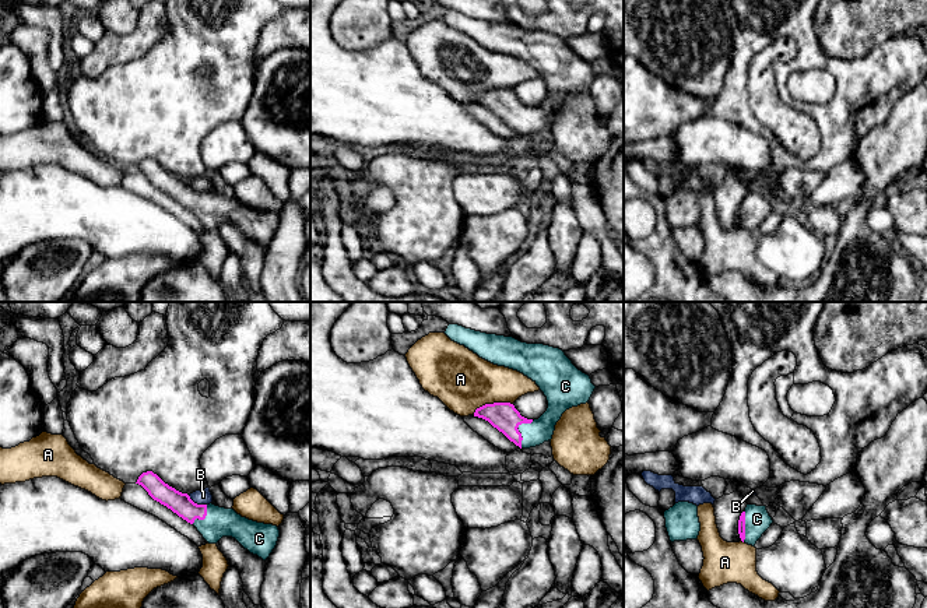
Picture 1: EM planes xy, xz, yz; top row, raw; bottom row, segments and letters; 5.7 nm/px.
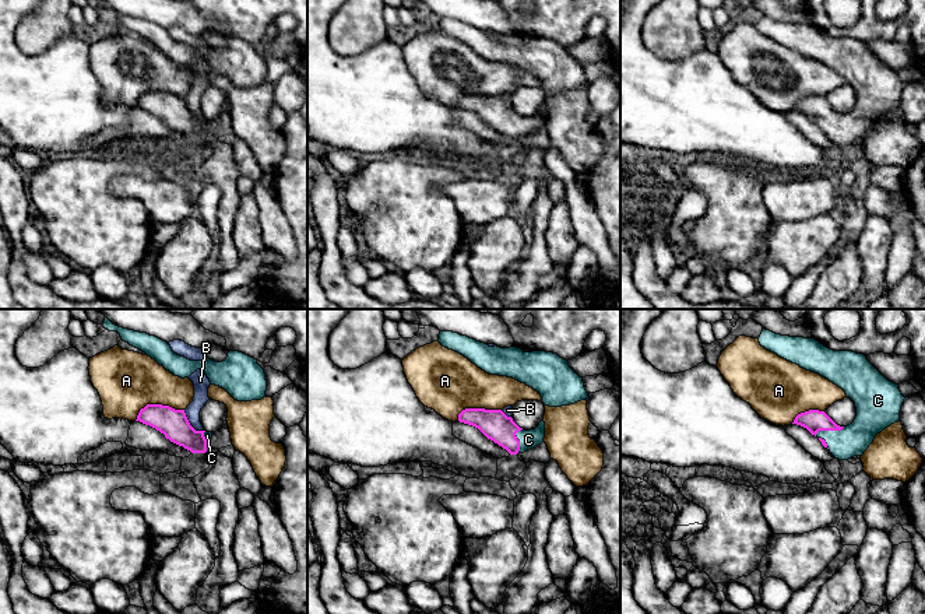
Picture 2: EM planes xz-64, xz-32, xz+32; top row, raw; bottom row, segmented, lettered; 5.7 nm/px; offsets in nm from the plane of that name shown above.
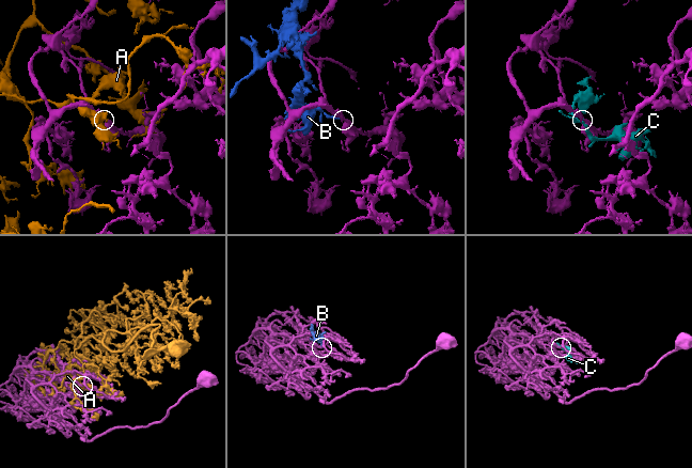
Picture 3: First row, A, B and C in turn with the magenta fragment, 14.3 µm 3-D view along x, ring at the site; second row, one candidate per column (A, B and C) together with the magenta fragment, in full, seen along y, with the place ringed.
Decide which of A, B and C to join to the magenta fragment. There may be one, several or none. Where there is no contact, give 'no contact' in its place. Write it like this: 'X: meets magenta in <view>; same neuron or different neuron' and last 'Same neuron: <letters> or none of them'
A: meets magenta in xz; different neuron
B: meets magenta in xy; different neuron
C: meets magenta in xz; same neuron
Same neuron: C

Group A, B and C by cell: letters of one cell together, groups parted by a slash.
A / B / C

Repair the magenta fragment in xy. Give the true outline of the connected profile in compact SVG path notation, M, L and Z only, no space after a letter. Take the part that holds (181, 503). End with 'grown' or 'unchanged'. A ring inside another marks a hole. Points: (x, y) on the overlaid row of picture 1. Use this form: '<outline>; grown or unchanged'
M152 471L143 472L136 484L141 485L154 500L193 524L208 544L217 544L222 537L232 537L263 560L277 545L280 537L277 526L249 520L233 509L213 503L197 505L187 493L169 486Z; grown

